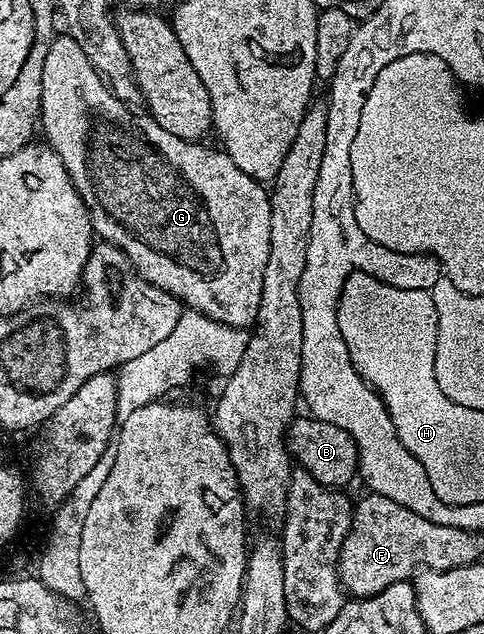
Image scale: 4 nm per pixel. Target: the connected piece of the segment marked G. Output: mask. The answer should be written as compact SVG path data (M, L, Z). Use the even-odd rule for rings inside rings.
M71 34L56 35L51 43L46 45L43 56L43 93L41 94L41 132L44 132L46 143L51 145L55 153L61 158L69 178L75 189L81 194L81 198L87 207L87 213L91 216L91 227L96 237L102 238L106 243L117 246L129 258L132 268L140 276L156 284L161 290L173 294L188 309L203 312L209 318L229 327L250 329L258 318L261 306L261 288L265 282L265 262L269 262L269 210L271 198L268 189L260 181L254 180L233 158L229 158L226 152L218 147L206 148L206 143L179 138L177 134L169 134L165 126L156 122L154 116L135 112L132 105L117 98L111 92L110 85L99 75L92 62L86 57L81 46Z

